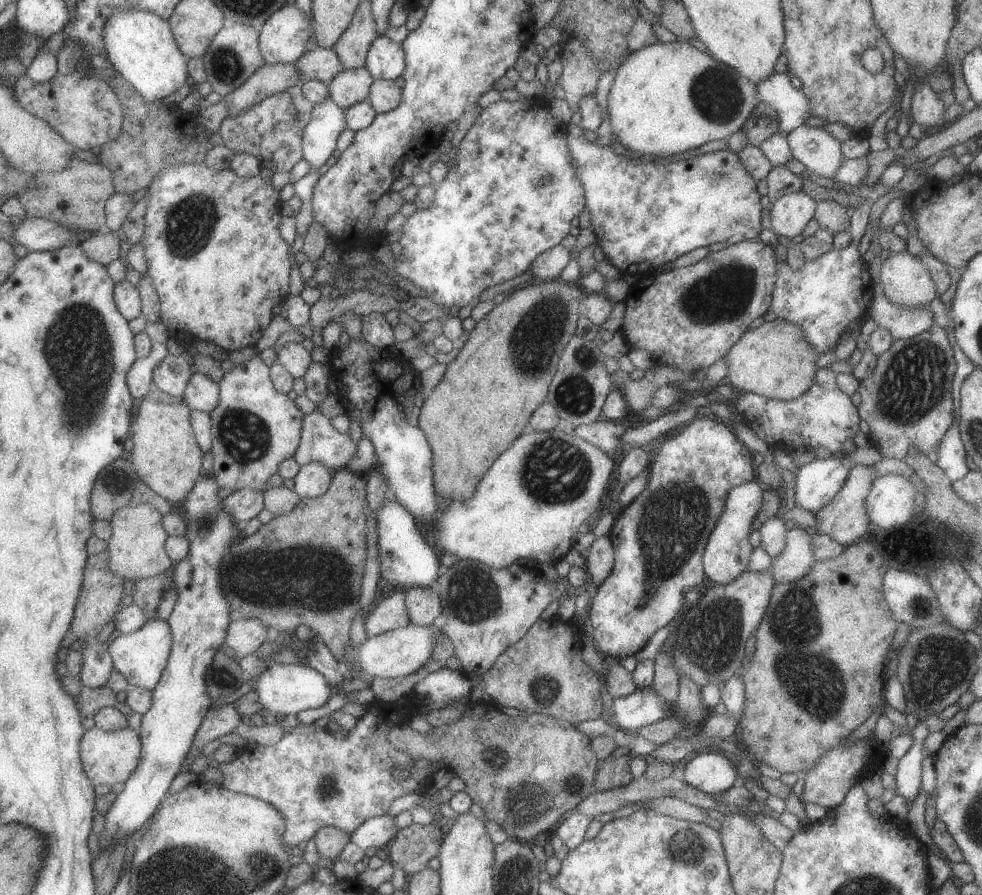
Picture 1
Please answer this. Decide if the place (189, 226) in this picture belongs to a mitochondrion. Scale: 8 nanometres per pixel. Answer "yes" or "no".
yes

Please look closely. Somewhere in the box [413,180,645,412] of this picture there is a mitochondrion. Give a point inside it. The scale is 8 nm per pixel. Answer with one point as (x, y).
(539, 333)

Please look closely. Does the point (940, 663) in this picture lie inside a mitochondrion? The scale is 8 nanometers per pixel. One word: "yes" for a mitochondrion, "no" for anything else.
yes

